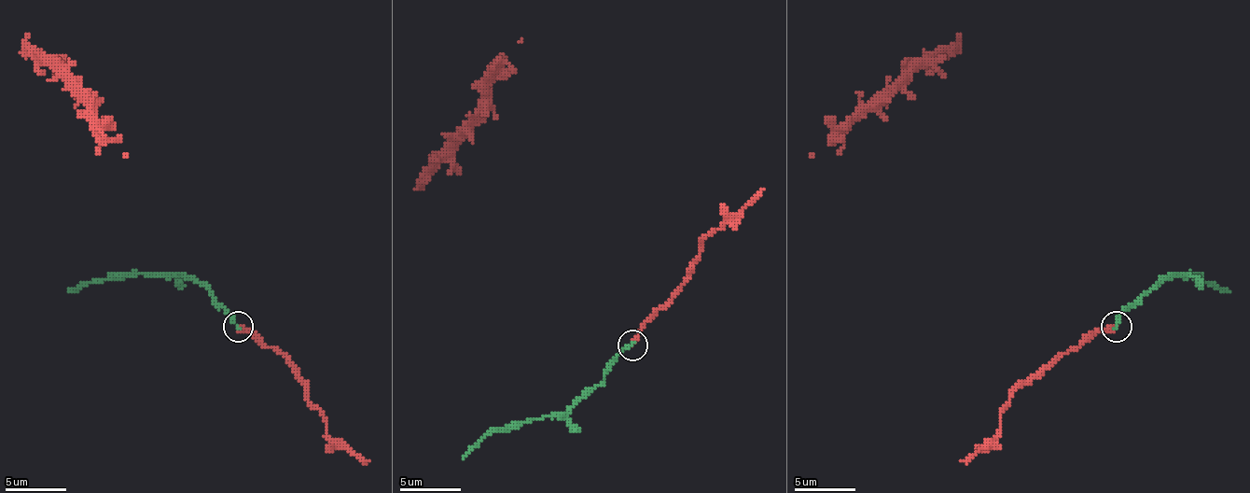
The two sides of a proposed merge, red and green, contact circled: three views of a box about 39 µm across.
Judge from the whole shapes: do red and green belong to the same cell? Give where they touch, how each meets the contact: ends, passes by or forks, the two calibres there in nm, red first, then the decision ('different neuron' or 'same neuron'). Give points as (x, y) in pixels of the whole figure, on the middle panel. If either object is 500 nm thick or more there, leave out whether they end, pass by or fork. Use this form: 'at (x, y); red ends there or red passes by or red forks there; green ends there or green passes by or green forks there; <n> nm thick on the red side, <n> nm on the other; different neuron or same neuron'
at (632, 345); red ends there; green ends there; 240 nm thick on the red side, 120 nm on the other; same neuron

